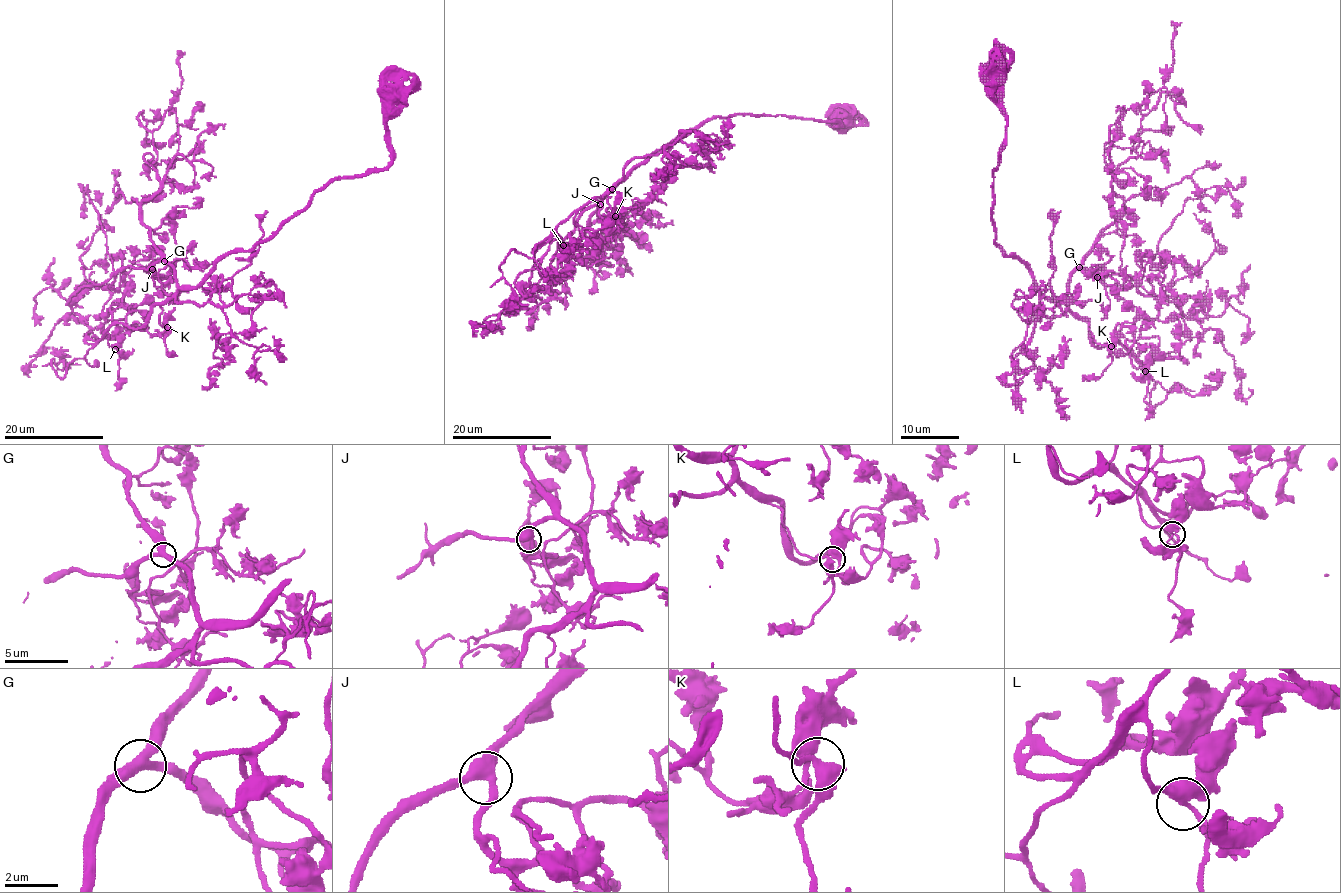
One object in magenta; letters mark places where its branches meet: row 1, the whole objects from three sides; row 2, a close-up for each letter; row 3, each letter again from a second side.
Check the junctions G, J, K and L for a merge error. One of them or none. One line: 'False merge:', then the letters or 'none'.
False merge: none

